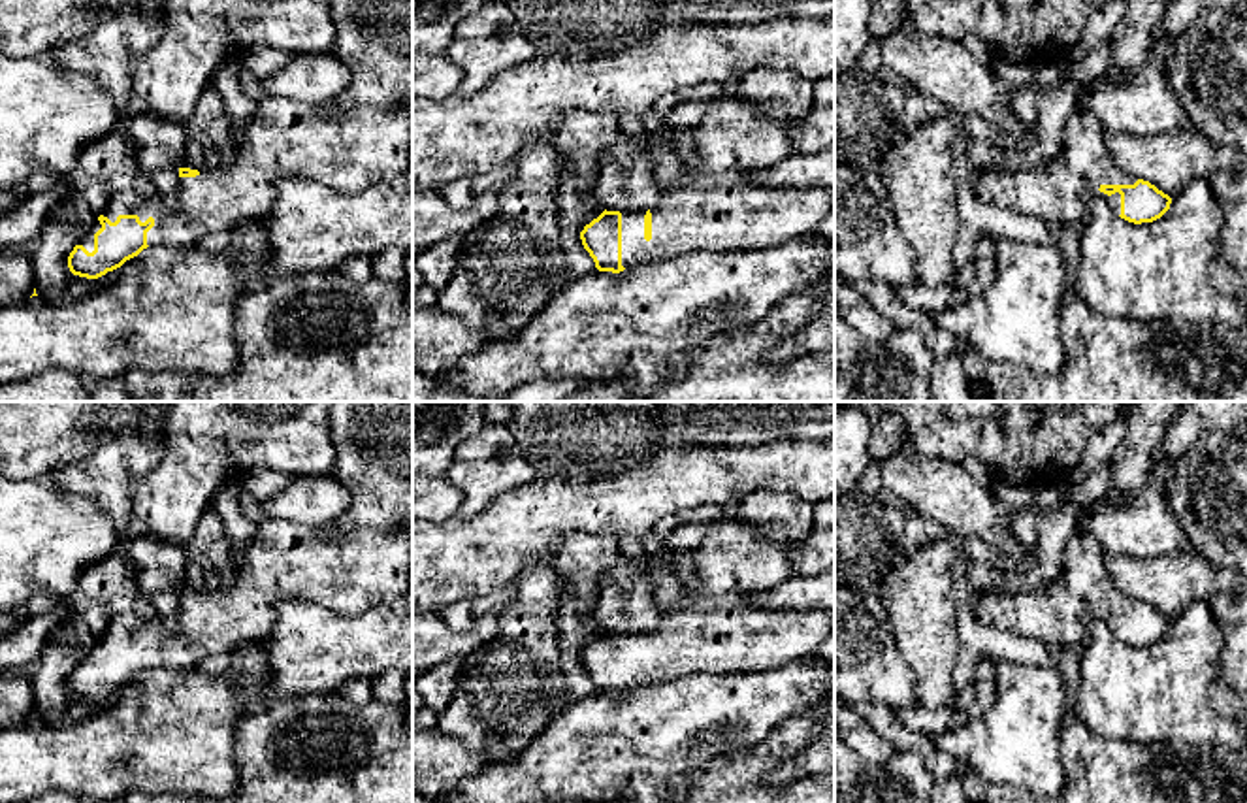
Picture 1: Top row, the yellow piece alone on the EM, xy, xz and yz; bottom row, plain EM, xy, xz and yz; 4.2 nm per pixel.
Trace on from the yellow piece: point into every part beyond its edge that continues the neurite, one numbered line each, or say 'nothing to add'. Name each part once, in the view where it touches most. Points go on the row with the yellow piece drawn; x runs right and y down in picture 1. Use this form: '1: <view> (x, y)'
1: xy (349, 149)

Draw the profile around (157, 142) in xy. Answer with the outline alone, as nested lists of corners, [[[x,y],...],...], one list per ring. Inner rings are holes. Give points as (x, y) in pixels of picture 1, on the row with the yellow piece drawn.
[[[145,107],[126,123],[124,130],[134,162],[145,175],[158,168],[183,164],[186,132],[173,119]]]

